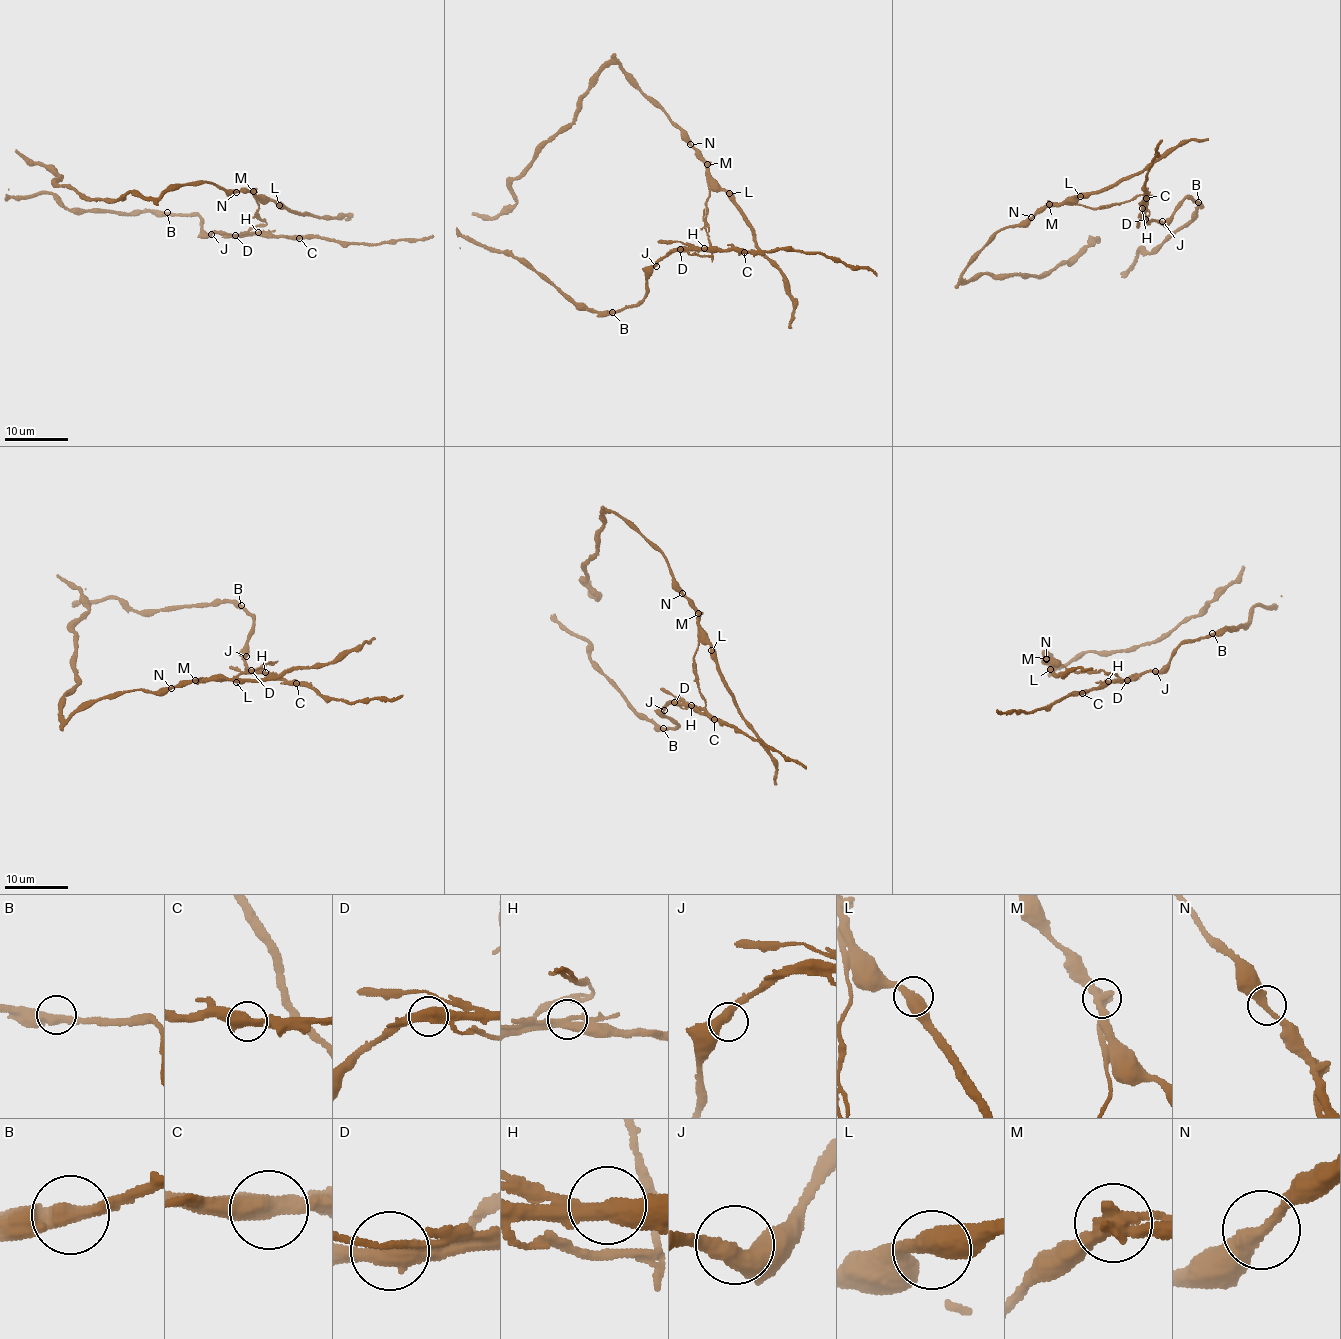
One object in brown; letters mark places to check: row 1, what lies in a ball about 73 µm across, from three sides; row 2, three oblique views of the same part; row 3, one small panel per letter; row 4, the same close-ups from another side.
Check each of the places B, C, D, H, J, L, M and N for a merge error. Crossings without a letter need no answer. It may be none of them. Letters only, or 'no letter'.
D, H, M

